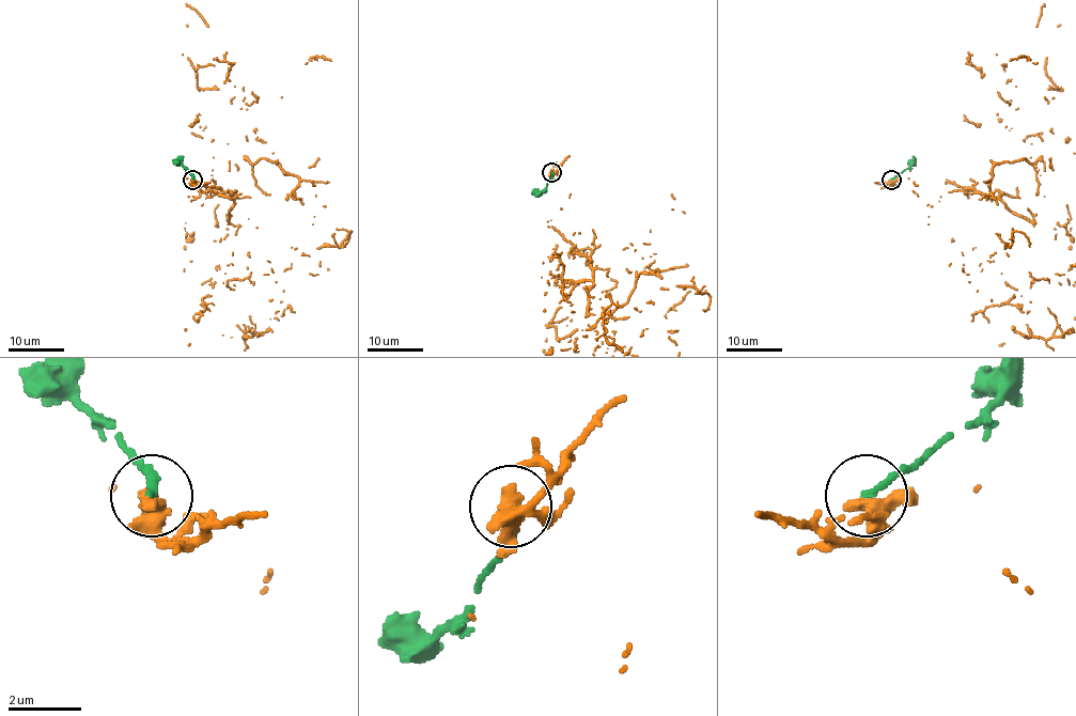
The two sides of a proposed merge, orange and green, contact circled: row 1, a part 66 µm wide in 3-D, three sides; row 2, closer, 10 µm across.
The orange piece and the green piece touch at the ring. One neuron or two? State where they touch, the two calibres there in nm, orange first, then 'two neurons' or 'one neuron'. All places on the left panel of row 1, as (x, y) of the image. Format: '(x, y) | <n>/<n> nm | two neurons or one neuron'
(192, 180) | 460/200 nm | two neurons

